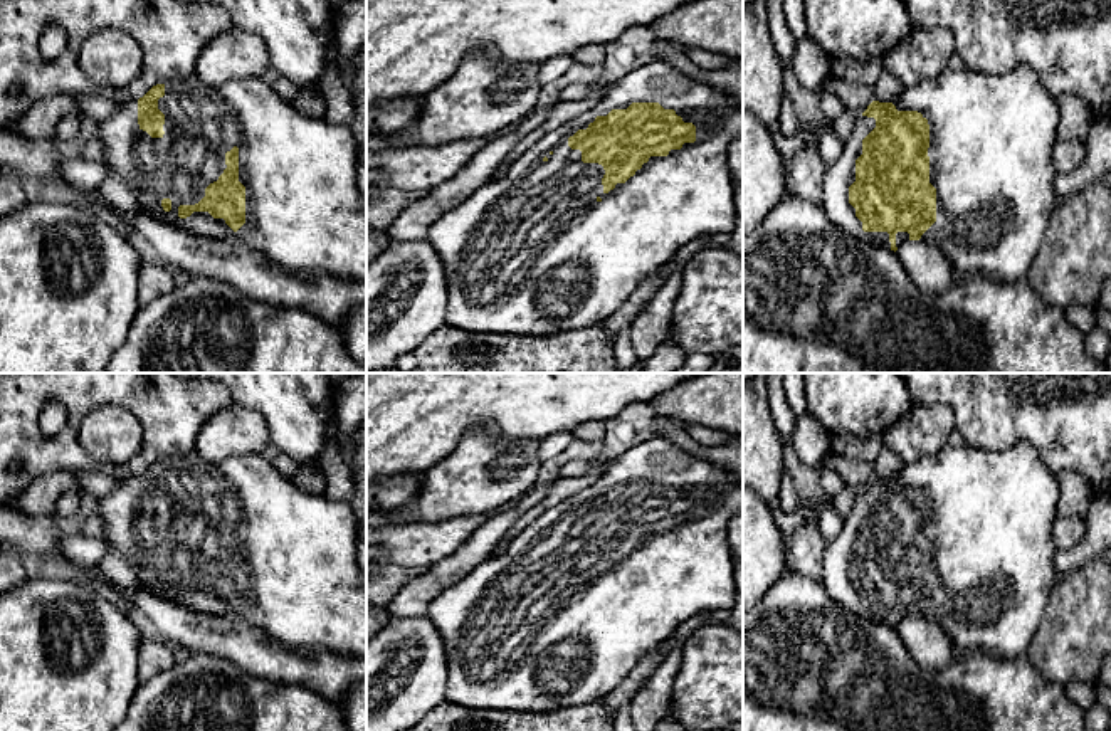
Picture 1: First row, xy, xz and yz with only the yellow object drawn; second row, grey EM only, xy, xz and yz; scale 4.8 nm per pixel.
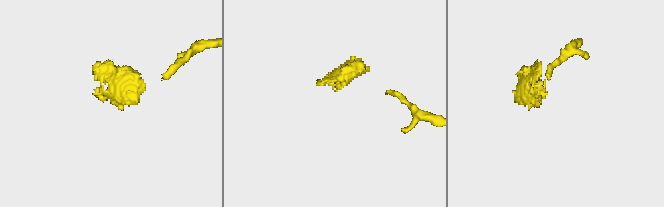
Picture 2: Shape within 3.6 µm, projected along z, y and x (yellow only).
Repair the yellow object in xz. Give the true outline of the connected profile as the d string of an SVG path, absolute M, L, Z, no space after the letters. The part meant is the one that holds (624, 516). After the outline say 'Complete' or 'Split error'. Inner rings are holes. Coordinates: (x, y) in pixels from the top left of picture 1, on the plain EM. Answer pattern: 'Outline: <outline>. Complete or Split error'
Outline: M654 437L627 449L592 486L545 511L513 538L501 555L484 560L459 583L447 586L430 602L427 618L439 630L445 647L449 671L445 701L486 711L550 713L605 697L649 650L669 640L681 623L698 613L733 608L735 558L728 543L728 524L741 511L743 482L711 460L691 454L664 437Z. Split error

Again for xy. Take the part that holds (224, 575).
Outline: M193 450L182 457L156 460L143 474L121 479L121 484L113 492L99 497L97 514L106 524L106 533L101 539L106 543L108 551L121 553L133 566L138 585L153 595L195 612L247 622L291 649L326 649L366 660L366 575L358 566L358 519L353 509L348 502L297 489L291 477L282 476L261 454L232 455L225 460L212 462Z. Split error

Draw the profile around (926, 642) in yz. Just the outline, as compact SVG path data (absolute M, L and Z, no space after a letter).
M906 617L896 630L911 659L926 671L946 669L956 657L956 647L936 622Z

